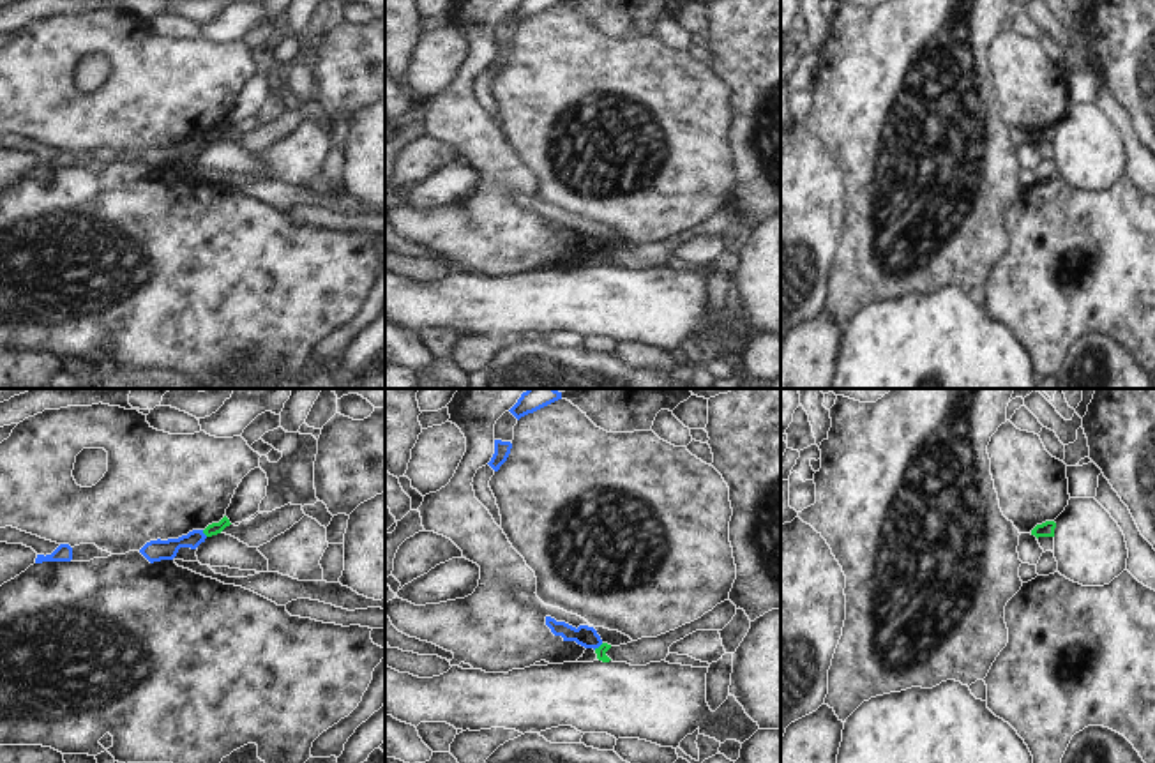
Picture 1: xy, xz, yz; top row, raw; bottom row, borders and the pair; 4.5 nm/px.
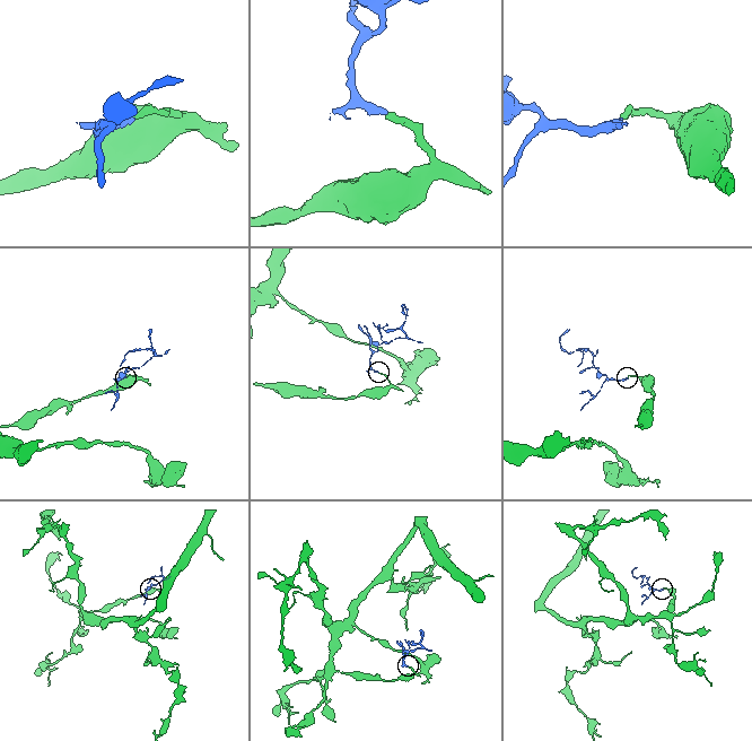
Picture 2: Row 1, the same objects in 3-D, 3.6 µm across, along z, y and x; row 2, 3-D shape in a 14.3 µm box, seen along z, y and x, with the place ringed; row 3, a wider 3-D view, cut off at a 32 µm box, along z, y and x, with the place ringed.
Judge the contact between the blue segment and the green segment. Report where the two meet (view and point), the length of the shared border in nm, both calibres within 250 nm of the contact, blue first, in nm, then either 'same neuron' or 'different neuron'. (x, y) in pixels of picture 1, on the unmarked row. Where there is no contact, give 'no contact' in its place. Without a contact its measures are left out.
xz (597, 251) | 50 nm | 100/50 nm | different neuron

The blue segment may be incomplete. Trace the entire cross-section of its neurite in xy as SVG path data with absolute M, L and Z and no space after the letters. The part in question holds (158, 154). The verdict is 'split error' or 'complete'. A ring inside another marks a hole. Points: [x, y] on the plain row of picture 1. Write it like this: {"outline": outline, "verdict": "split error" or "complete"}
{"outline": "M192 134L187 140L168 145L150 145L147 147L140 157L150 166L173 164L180 152L196 154L201 147L205 147L207 140L203 134Z", "verdict": "complete"}

